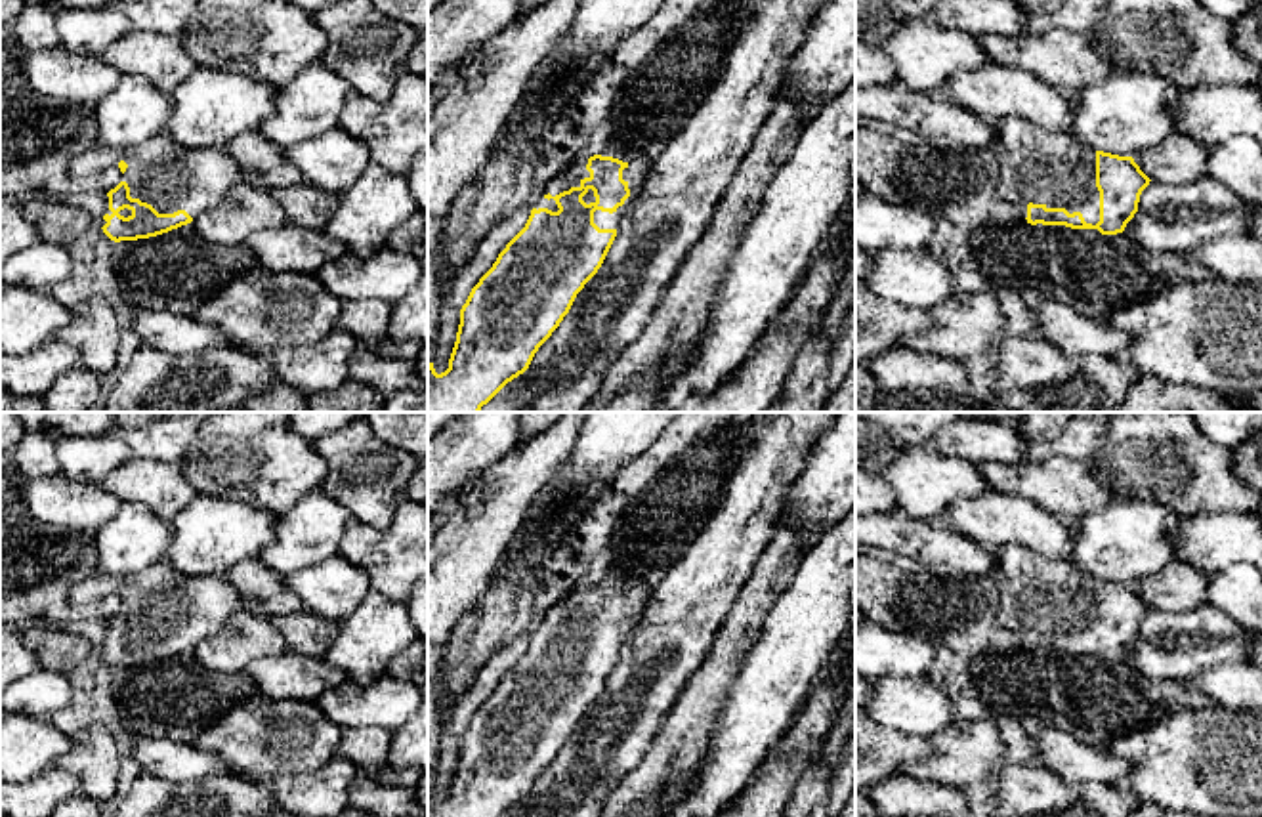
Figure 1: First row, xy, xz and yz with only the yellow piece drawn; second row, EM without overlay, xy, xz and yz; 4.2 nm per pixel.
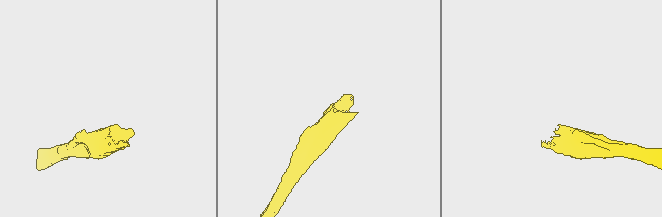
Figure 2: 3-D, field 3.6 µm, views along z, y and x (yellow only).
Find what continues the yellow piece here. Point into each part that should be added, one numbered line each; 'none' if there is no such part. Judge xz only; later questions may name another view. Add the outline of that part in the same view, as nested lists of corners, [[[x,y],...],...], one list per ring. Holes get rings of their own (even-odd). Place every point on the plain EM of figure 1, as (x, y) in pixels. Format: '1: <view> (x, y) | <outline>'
1: xz (640, 581) | [[[643,559],[619,565],[611,569],[601,580],[601,584],[613,584],[628,594],[622,597],[622,607],[628,611],[630,624],[613,641],[596,638],[594,651],[599,657],[619,657],[622,643],[642,620],[655,590],[664,576],[663,569],[649,569]]]

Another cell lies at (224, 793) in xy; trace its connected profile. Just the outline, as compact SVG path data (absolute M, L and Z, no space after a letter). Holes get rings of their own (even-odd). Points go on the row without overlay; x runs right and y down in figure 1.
M229 769L191 783L141 773L113 817L267 817L275 807L269 783Z

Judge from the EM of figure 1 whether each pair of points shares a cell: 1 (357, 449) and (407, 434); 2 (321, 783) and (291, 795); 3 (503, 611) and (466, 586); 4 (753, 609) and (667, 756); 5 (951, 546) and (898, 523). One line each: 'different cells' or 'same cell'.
1: different cells
2: same cell
3: different cells
4: same cell
5: same cell

